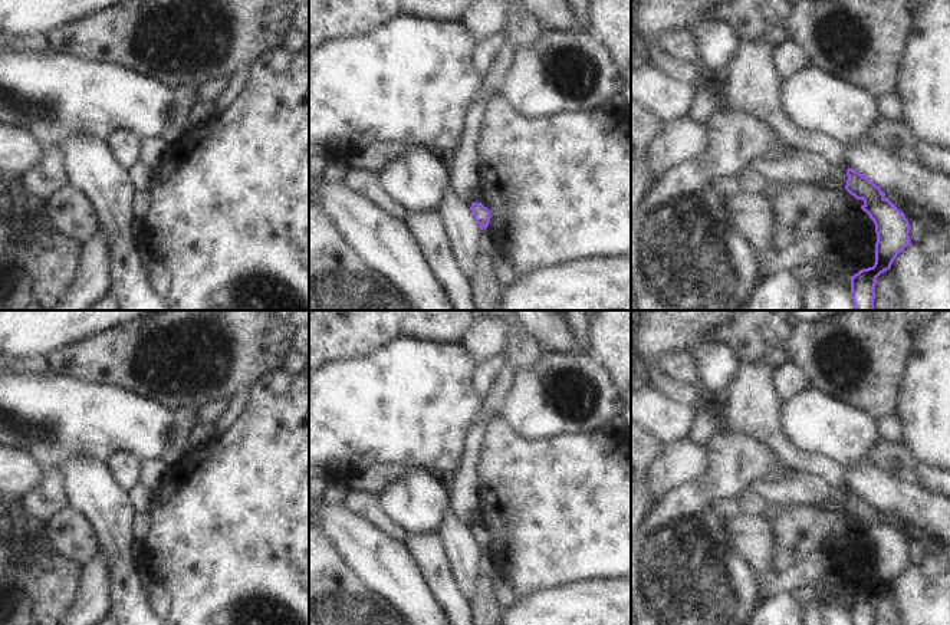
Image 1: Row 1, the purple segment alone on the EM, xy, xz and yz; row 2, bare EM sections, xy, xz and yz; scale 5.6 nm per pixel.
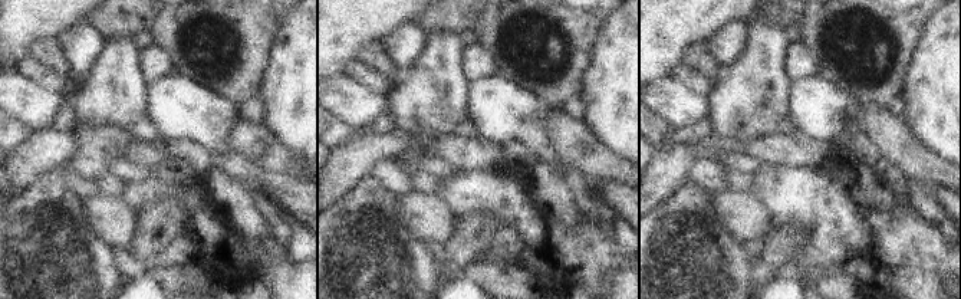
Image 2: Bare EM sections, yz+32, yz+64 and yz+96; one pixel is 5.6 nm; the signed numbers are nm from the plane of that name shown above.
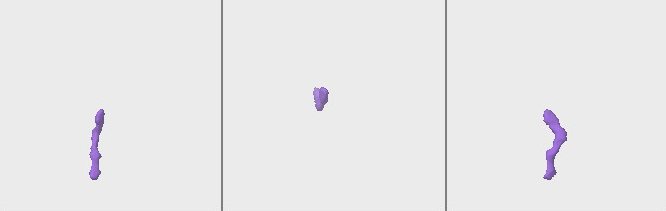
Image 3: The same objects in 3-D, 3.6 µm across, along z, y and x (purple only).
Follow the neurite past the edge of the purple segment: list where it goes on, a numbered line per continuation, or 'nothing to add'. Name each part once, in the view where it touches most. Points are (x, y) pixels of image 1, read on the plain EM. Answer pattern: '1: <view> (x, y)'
nothing to add

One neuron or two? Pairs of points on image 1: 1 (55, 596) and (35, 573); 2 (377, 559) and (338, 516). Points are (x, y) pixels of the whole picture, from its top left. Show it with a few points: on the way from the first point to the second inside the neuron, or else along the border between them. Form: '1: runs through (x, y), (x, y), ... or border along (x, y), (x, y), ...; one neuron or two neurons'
1: runs through (52, 591), (40, 579); one neuron
2: runs through (367, 549), (344, 526); one neuron

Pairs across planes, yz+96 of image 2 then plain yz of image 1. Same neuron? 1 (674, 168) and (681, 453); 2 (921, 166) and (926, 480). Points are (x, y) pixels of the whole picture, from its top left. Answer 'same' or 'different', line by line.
1: same
2: different

